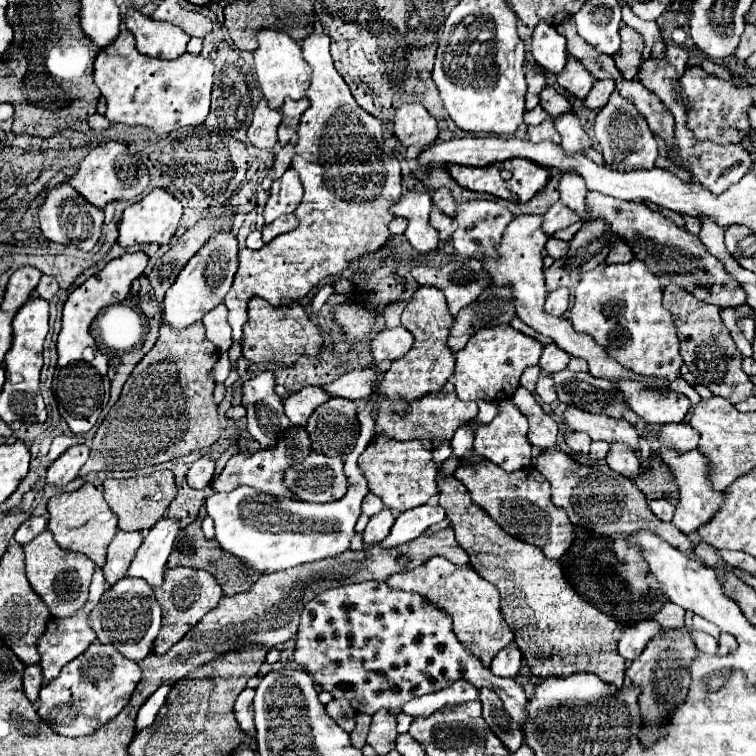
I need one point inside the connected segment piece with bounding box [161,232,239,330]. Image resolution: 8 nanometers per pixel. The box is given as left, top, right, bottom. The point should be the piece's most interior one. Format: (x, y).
(203, 284)

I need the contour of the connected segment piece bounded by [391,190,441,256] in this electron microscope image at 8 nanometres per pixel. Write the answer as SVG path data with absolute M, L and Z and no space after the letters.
M407 190L401 196L401 200L391 208L391 212L395 216L409 220L405 236L421 256L429 256L431 252L437 252L437 248L441 248L439 234L429 224L429 212L431 212L429 192Z

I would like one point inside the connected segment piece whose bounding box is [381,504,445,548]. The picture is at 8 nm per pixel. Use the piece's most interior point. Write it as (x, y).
(410, 524)

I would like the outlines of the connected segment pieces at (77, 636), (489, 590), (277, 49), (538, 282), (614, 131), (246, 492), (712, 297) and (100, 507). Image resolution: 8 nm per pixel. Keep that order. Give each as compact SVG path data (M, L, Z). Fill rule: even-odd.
M95 568L93 580L91 580L91 590L89 590L89 600L85 602L85 606L81 610L77 610L77 614L73 614L69 618L51 618L47 622L47 630L45 630L45 634L37 642L37 652L41 654L39 666L41 666L41 674L43 674L45 682L51 682L53 678L57 678L59 670L67 662L71 662L73 658L77 658L81 652L85 652L89 648L89 644L95 640L95 632L89 628L89 622L87 622L87 614L99 602L99 598L103 596L103 592L105 592L105 576L103 576L101 568Z
M433 556L429 562L421 564L419 568L411 572L399 572L393 574L387 580L387 586L391 590L405 590L421 594L423 598L429 598L435 606L441 606L445 614L453 620L453 630L457 640L471 648L477 658L481 658L481 664L485 668L491 666L491 660L497 656L499 650L509 646L513 642L513 630L503 620L501 606L499 606L499 590L483 580L471 566L453 566L453 562Z
M273 28L255 30L255 36L259 42L257 50L253 52L257 82L263 90L263 96L269 102L269 108L281 108L287 96L293 100L301 100L305 96L305 90L311 84L311 66L305 62L299 42L295 42L283 30L273 30Z
M521 214L521 216L515 216L511 220L511 224L503 232L501 244L497 246L499 258L495 258L495 260L483 258L485 270L493 276L491 284L495 284L495 286L503 286L503 284L511 286L513 288L513 296L515 296L517 316L523 322L527 322L531 328L541 332L543 336L551 338L561 350L567 350L571 356L587 360L589 372L593 376L605 378L605 380L611 380L611 382L619 382L619 380L631 378L631 380L645 382L647 388L655 388L655 390L661 390L661 392L671 392L669 382L665 382L665 378L641 378L641 374L633 374L631 370L625 370L619 362L613 362L613 358L609 358L609 354L605 354L605 350L601 350L601 346L597 346L597 342L593 338L589 338L587 334L575 332L567 318L555 318L555 316L549 316L543 310L547 292L545 292L545 286L543 286L545 278L543 278L543 256L541 256L541 250L545 248L545 242L547 242L549 236L541 230L541 218L543 216Z
M613 92L609 102L597 112L595 138L601 144L601 154L607 168L613 168L617 172L653 168L653 162L657 158L657 142L653 138L653 132L649 130L645 118L635 110L635 106L621 98L617 92Z
M377 390L367 402L365 410L357 414L361 424L361 434L359 434L357 446L345 458L345 474L351 486L341 500L331 504L311 504L311 502L289 500L289 498L277 500L249 486L239 486L227 494L215 492L205 500L205 508L215 522L215 534L217 534L215 538L221 544L221 548L241 558L243 566L249 572L259 572L259 574L271 574L271 572L287 570L305 562L333 558L349 550L351 540L355 536L355 522L361 515L361 504L365 494L369 492L367 480L357 468L357 458L375 436L373 432L373 426L375 426L373 414L377 412L377 408L373 406L375 398L377 398Z
M589 192L587 194L587 220L605 218L609 222L613 234L623 240L631 250L635 260L645 262L645 266L657 276L665 280L677 280L679 286L695 294L699 300L711 302L715 306L739 306L745 304L745 292L739 288L737 280L733 280L723 264L701 246L701 240L691 232L679 228L675 222L665 218L659 212L653 212L643 202L625 202L605 194Z
M85 482L75 492L61 492L57 496L53 496L49 500L49 504L47 504L47 512L49 512L49 524L47 524L47 528L53 532L55 542L61 548L73 550L73 552L83 552L97 566L105 564L107 546L113 540L113 536L117 534L117 516L107 506L103 494L93 484Z

